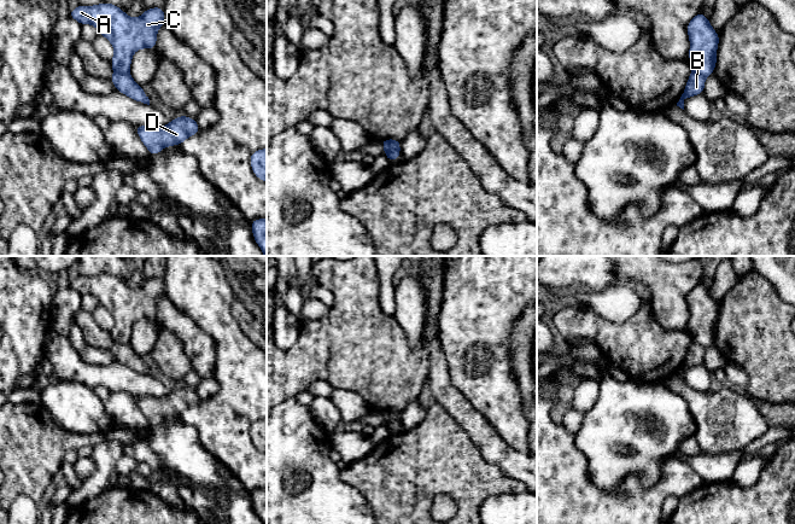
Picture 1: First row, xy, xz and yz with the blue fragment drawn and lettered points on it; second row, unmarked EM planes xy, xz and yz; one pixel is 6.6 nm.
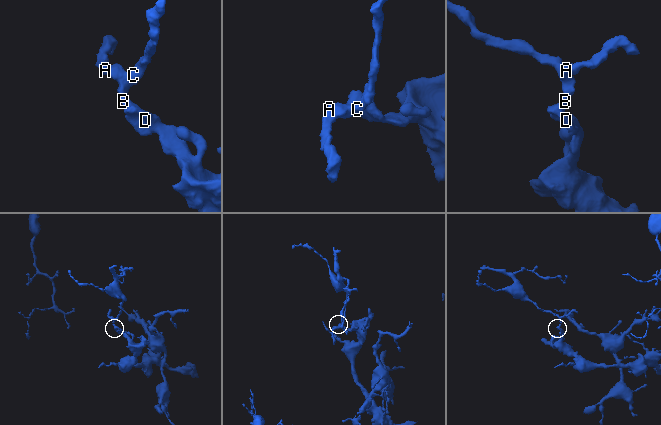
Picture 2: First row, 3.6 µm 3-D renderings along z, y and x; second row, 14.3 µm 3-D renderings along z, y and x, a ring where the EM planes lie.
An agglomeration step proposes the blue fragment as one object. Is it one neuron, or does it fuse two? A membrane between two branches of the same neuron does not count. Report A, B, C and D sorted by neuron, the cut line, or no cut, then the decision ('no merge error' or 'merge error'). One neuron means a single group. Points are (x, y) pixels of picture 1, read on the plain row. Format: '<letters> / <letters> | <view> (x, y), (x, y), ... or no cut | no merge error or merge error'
A C / B D | xy (115, 342), (128, 343) | merge error

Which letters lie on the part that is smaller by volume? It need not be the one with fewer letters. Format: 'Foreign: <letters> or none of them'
Foreign: A, C

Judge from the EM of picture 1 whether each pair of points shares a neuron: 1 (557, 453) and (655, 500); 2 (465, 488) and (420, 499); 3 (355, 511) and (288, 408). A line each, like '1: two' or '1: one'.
1: one
2: one
3: one

